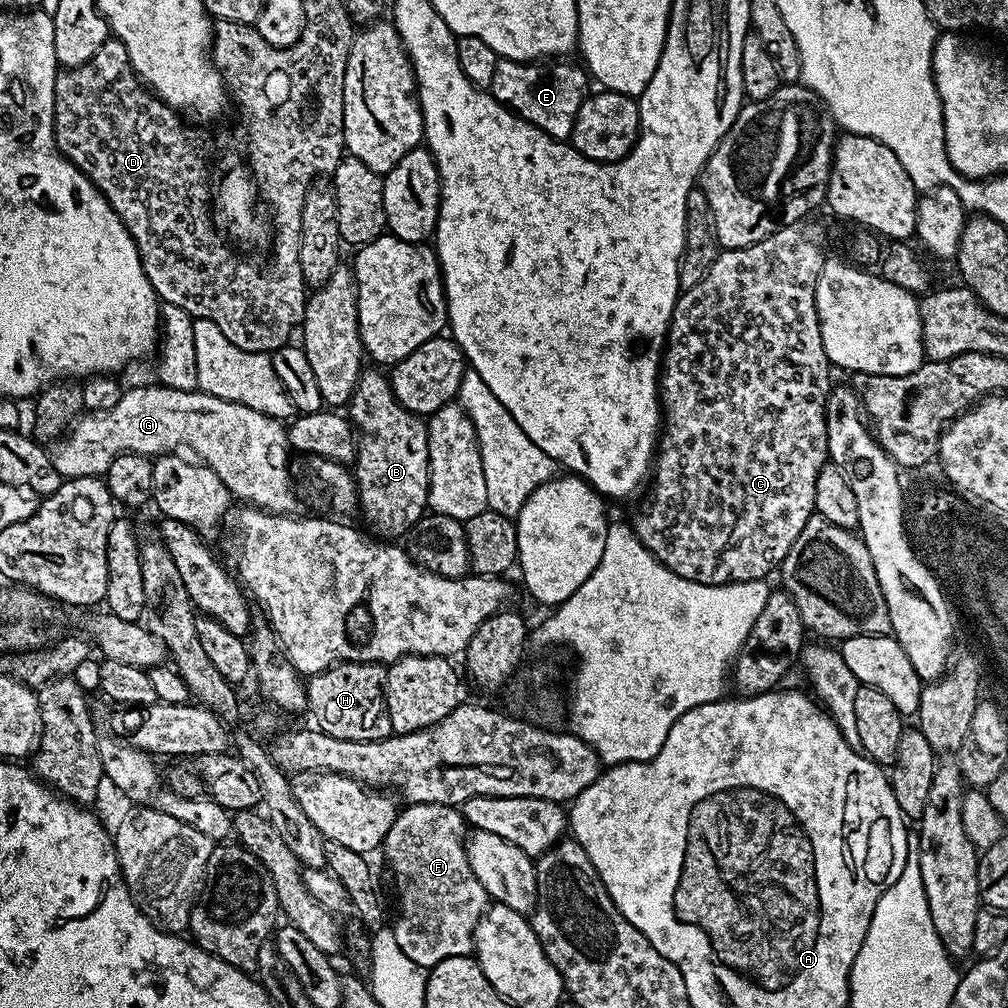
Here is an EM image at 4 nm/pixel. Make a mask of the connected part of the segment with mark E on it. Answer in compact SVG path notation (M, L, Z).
M501 58L498 70L494 70L492 97L555 140L567 141L574 130L574 118L578 118L578 110L589 95L590 76L583 67L564 63L568 62L521 62Z

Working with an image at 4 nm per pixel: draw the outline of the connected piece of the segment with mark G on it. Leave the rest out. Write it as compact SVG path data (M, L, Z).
M163 386L156 388L132 388L121 391L118 402L105 412L84 414L67 429L65 440L57 439L51 445L50 455L54 462L54 470L58 470L61 478L73 476L103 477L108 471L110 462L118 458L122 452L142 454L149 458L159 458L165 454L175 453L185 444L191 455L199 463L205 464L228 487L229 493L236 496L245 505L260 508L264 512L292 514L297 511L296 492L292 489L292 476L288 473L288 452L290 443L285 425L272 419L258 410L213 394L202 391L174 390Z

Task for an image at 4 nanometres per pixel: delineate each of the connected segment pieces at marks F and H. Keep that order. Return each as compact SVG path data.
M408 804L397 811L396 821L390 826L390 830L386 834L382 845L382 853L384 852L385 858L388 859L388 868L392 871L393 878L396 879L396 900L400 903L400 913L397 914L396 921L391 921L390 924L392 933L398 942L398 946L402 946L402 954L406 954L406 958L410 958L425 970L431 970L434 965L438 962L442 962L446 958L472 956L474 952L476 927L478 926L478 922L484 917L484 913L487 912L490 907L488 891L482 886L482 882L478 882L478 878L474 876L474 870L468 861L468 849L466 847L464 828L466 829L466 821L464 813L459 807L451 804Z
M349 660L334 664L317 676L307 677L307 711L312 712L311 723L321 732L334 738L346 738L350 742L384 740L393 735L387 689L388 670L383 664L363 664Z

